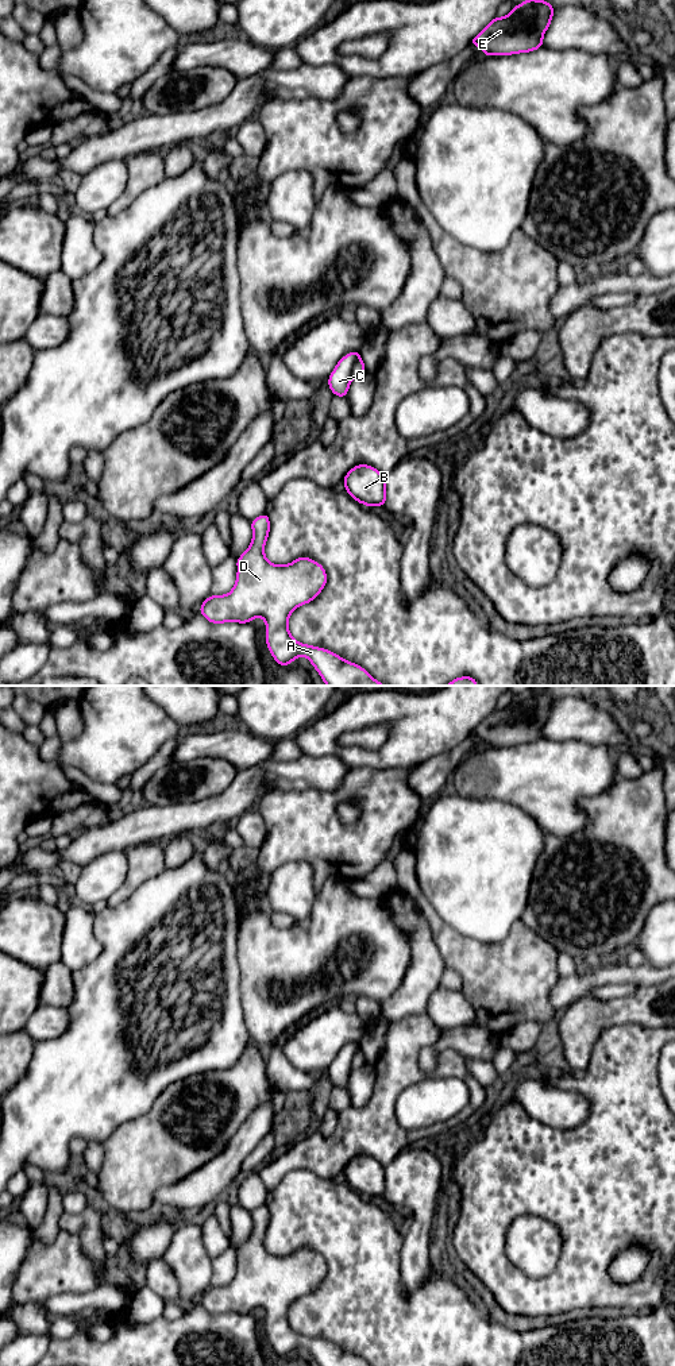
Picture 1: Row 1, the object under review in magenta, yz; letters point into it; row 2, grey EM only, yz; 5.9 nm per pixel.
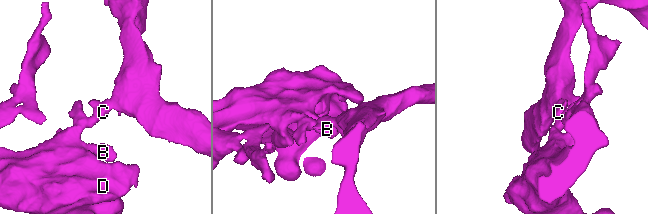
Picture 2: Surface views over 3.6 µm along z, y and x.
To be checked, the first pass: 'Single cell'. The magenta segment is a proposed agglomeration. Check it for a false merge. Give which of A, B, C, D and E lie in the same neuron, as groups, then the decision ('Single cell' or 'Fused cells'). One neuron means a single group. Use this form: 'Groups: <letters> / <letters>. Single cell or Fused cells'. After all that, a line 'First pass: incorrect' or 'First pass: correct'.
Groups: A B C D / E. Fused cells
First pass: incorrect

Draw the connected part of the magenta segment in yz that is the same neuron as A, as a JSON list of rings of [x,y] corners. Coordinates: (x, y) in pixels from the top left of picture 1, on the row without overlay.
[[[266,1204],[251,1211],[252,1232],[236,1250],[238,1265],[234,1280],[227,1286],[211,1286],[198,1299],[212,1315],[247,1315],[256,1308],[266,1313],[266,1336],[273,1350],[288,1358],[298,1347],[305,1347],[319,1366],[370,1366],[363,1358],[342,1350],[325,1339],[296,1332],[288,1317],[294,1300],[312,1293],[327,1276],[324,1258],[301,1247],[278,1257],[265,1247],[270,1224]]]

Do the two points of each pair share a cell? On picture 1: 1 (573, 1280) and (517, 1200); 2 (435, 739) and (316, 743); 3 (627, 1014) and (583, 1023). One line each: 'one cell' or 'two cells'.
1: one cell
2: one cell
3: one cell

